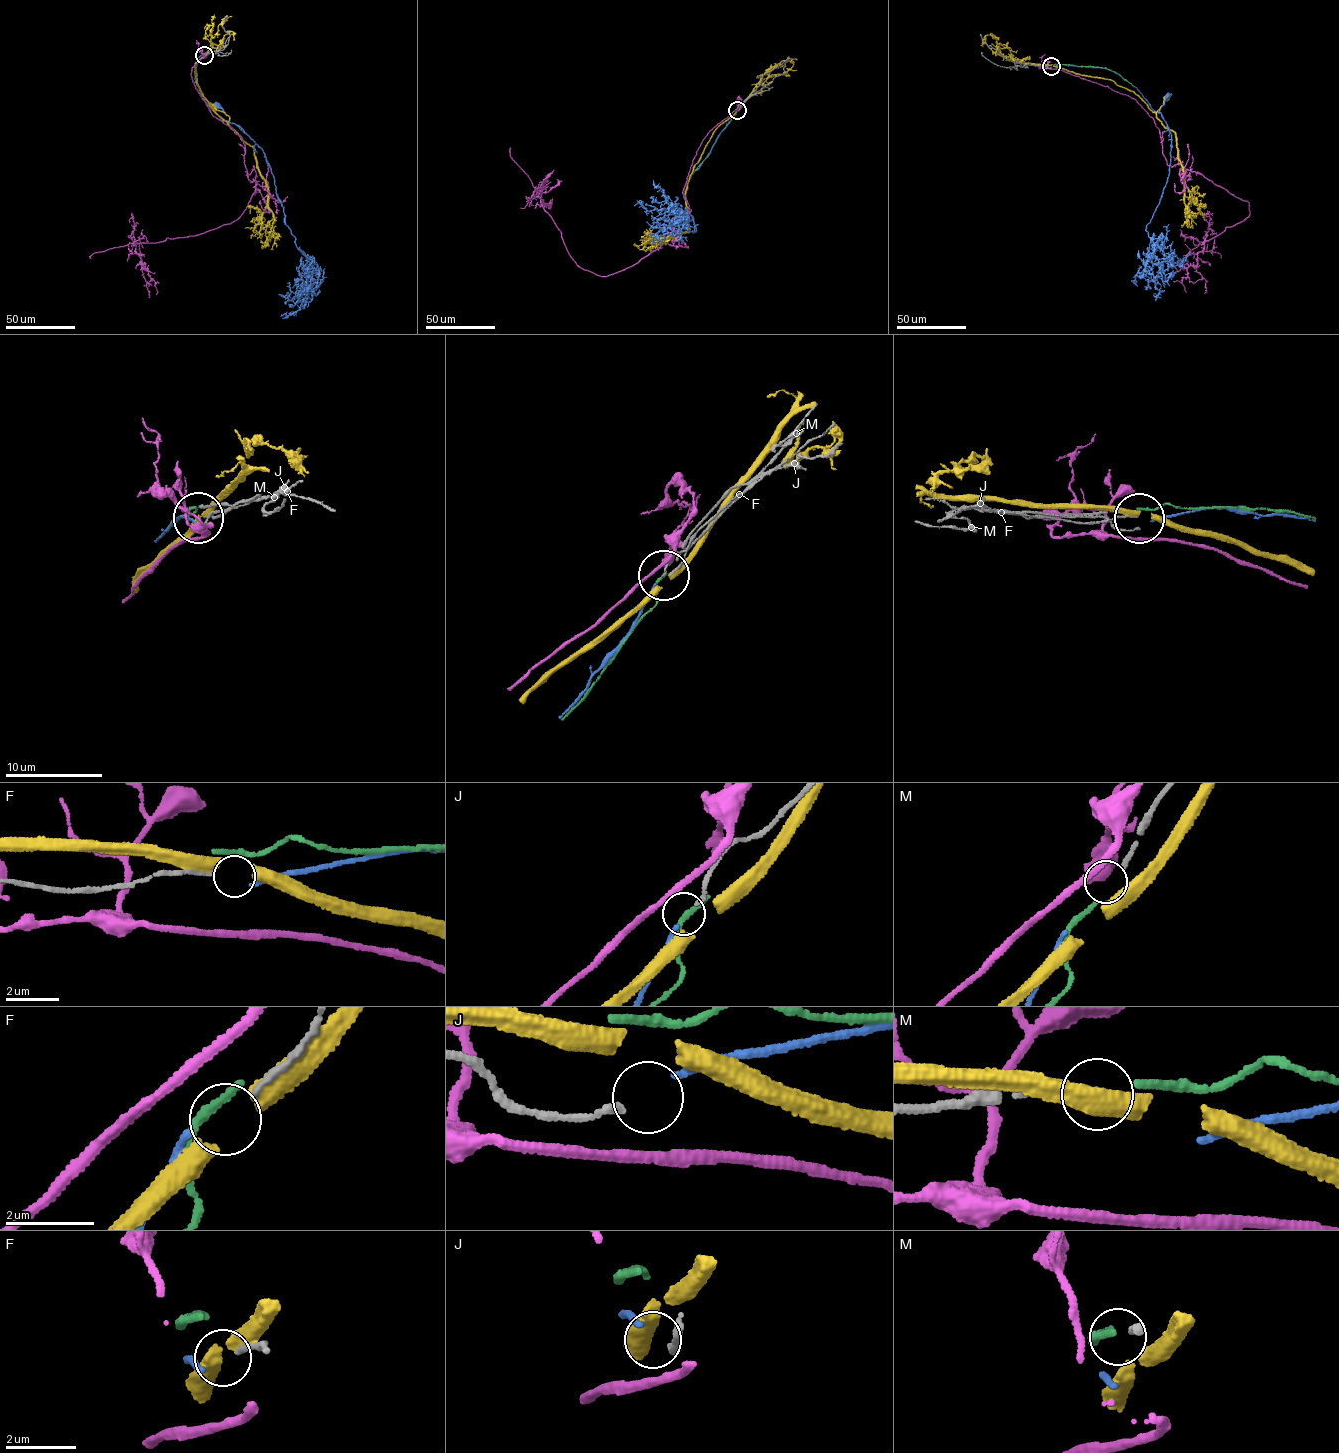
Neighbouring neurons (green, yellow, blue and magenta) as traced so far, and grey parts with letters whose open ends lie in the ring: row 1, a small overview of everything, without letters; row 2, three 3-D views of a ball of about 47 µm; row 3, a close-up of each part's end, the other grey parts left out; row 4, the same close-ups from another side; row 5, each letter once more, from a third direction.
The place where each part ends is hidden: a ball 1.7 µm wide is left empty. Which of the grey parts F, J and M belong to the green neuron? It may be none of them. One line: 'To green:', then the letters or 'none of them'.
To green: M

